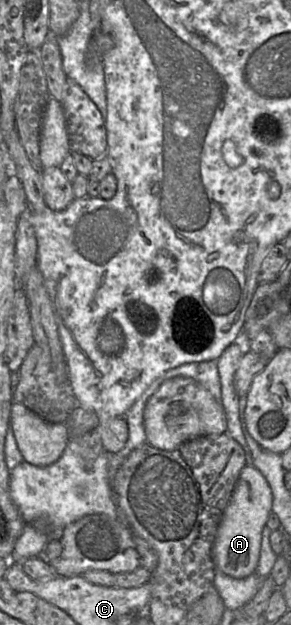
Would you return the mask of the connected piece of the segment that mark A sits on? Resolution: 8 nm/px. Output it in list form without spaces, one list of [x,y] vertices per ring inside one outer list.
[[[251,465],[244,466],[214,539],[212,560],[217,570],[235,578],[255,573],[261,551],[262,530],[272,513],[272,503],[272,491],[263,474]]]

